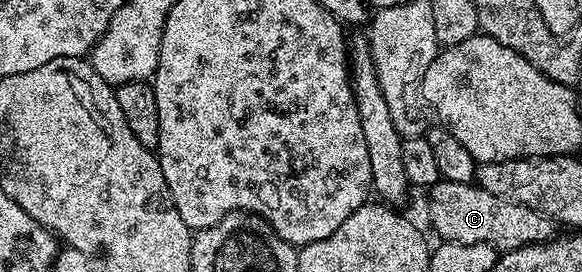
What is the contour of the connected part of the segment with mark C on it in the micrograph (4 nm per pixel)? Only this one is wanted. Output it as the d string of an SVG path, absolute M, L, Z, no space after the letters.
M439 179L431 188L427 189L428 220L434 231L440 235L441 241L453 240L459 244L473 244L482 242L496 249L497 253L513 252L527 244L543 244L557 235L558 225L548 216L543 216L538 210L530 210L530 206L522 206L518 202L506 202L506 198L497 198L486 190L476 187L475 183L459 184L449 180Z

